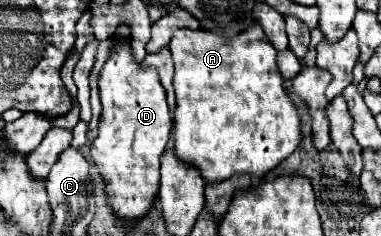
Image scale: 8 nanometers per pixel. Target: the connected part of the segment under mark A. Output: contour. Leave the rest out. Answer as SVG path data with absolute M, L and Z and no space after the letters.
M258 24L232 40L224 40L220 34L208 30L180 30L174 32L170 50L176 64L174 152L178 160L194 166L206 184L228 180L234 174L264 176L296 150L300 144L300 118L284 92L276 64L278 52L268 44L268 38Z

